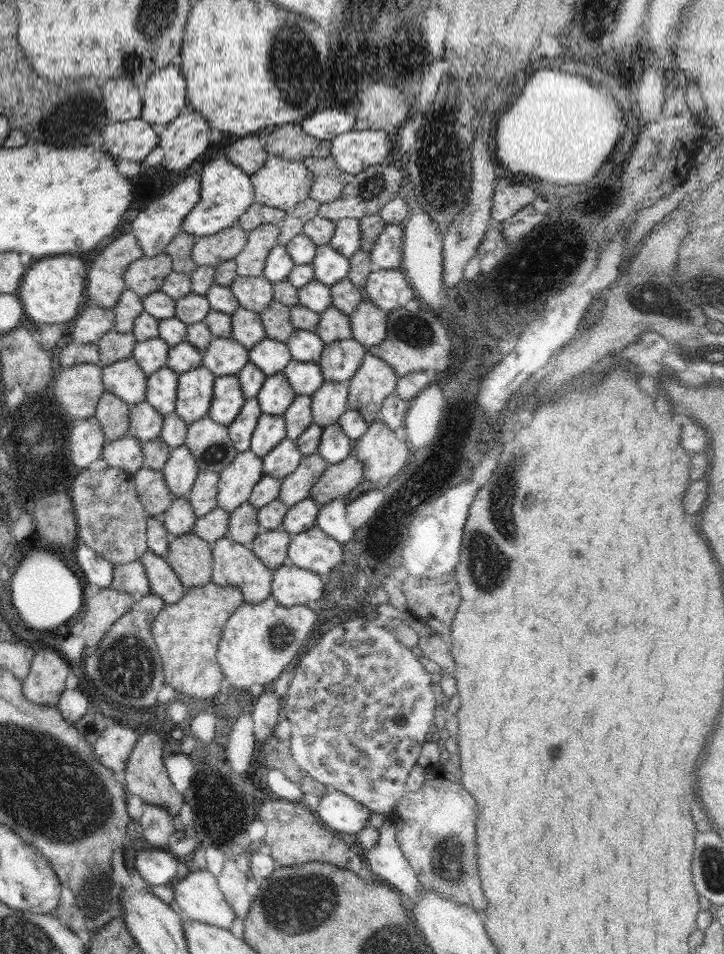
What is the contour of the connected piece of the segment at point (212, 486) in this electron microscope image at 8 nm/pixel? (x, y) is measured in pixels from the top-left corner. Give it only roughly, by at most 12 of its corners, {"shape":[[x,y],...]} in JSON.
{"shape":[[199,471],[187,497],[197,517],[217,507],[218,472]]}

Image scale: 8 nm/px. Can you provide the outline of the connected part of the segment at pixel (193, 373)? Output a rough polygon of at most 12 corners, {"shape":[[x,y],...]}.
{"shape":[[204,366],[180,374],[176,415],[206,417],[215,378]]}

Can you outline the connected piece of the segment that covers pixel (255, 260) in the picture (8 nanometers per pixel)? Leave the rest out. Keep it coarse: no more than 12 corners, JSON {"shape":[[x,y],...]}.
{"shape":[[260,224],[249,232],[236,272],[263,276],[279,224]]}

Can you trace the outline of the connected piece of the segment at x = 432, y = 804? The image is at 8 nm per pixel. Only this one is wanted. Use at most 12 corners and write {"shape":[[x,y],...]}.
{"shape":[[425,767],[396,805],[396,842],[423,888],[480,913],[478,803]]}

